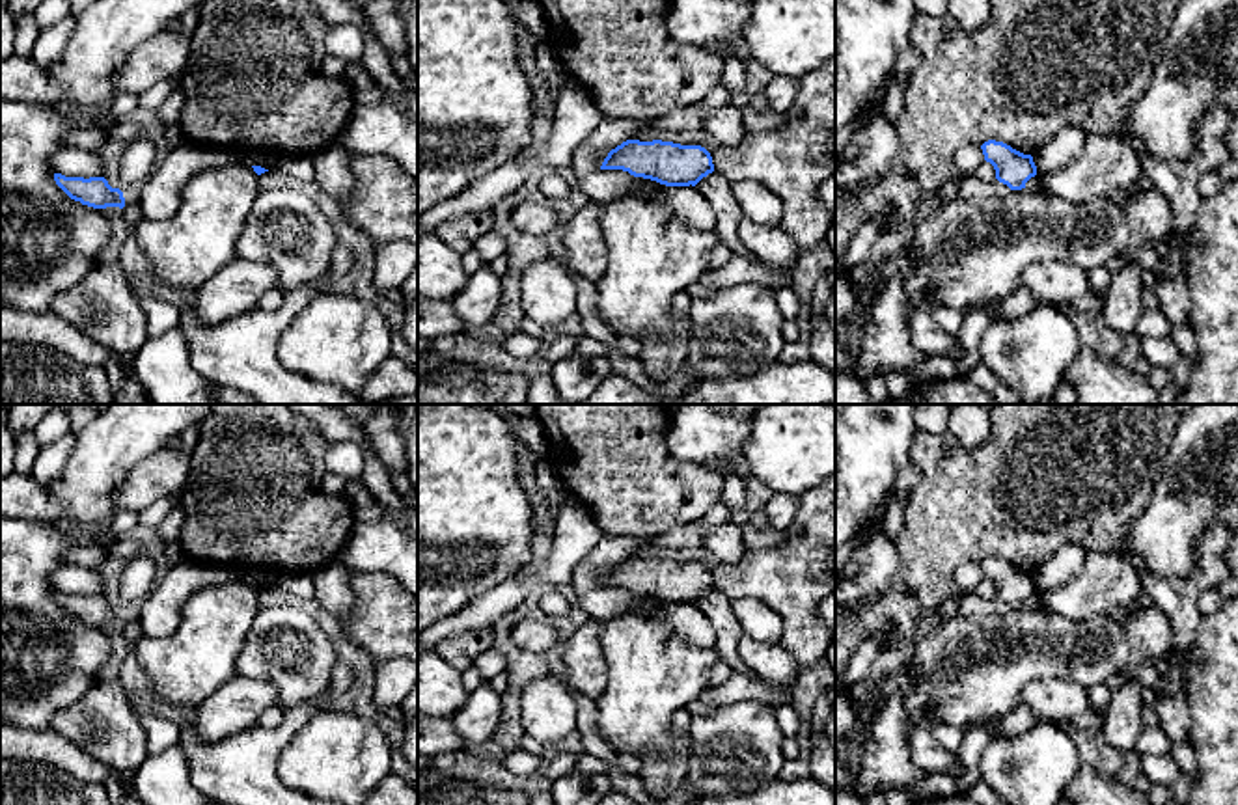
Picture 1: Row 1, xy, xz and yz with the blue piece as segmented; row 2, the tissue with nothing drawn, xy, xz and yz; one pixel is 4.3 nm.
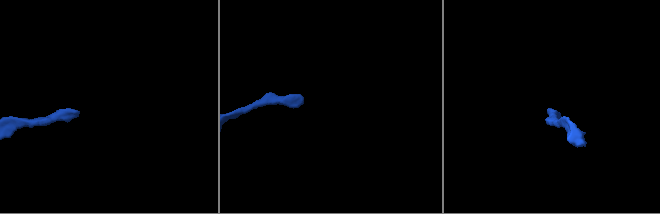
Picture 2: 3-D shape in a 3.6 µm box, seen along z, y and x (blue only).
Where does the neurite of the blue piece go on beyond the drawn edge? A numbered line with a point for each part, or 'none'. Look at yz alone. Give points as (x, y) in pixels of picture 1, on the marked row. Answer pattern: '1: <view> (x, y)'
none

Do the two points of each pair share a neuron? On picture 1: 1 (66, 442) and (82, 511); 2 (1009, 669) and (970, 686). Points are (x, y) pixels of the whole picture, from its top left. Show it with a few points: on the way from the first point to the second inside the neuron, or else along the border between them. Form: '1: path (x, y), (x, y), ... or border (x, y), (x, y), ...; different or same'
1: border (75, 433), (75, 444), (64, 470), (45, 487); different
2: path (1000, 669), (987, 669), (979, 677); same

